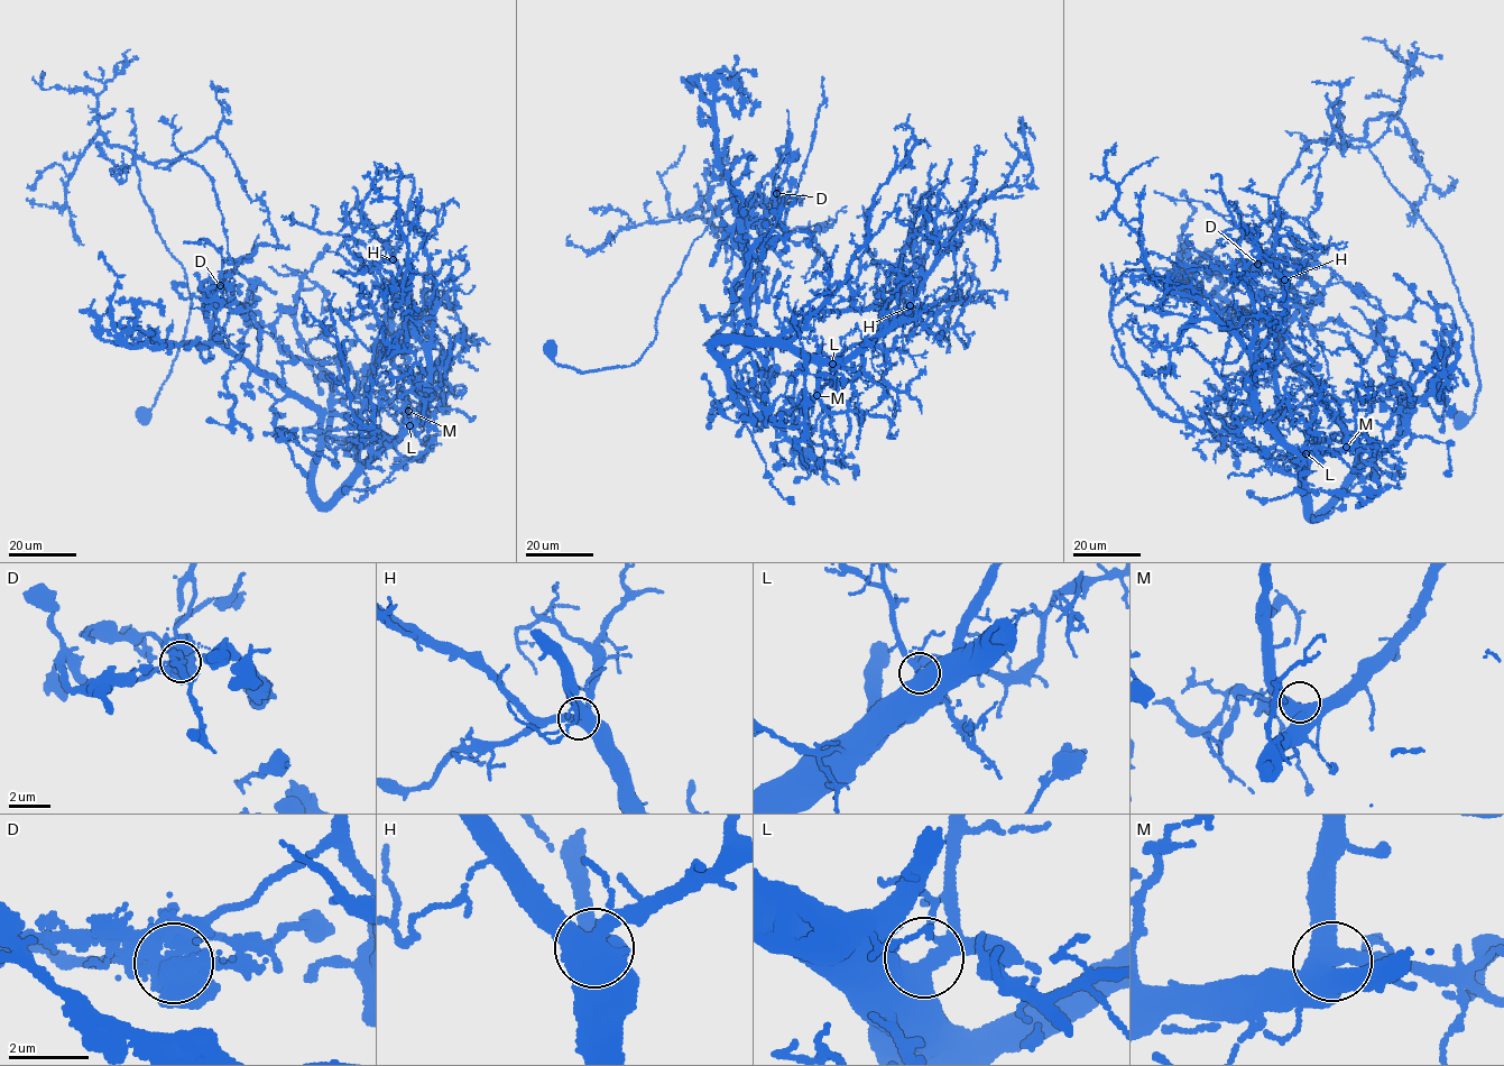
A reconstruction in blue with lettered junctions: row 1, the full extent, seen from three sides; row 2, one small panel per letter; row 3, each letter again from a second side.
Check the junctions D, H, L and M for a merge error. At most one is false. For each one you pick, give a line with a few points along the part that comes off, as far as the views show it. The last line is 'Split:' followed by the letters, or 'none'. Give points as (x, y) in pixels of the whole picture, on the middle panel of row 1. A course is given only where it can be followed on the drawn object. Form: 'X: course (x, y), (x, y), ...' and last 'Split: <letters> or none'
D: course (776, 193), (780, 203), (803, 198), (729, 205), (710, 220), (638, 360), (578, 371), (554, 361), (551, 340)
Split: D

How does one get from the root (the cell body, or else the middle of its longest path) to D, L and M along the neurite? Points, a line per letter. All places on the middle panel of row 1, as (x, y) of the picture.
D: (550, 350), (583, 373), (639, 359), (710, 221), (730, 207), (802, 198), (778, 204), (776, 193)
L: (550, 350), (583, 373), (639, 359), (711, 219), (801, 196), (729, 231), (747, 342), (711, 351), (832, 364)
M: (550, 350), (639, 359), (711, 219), (802, 196), (730, 229), (747, 342), (711, 351), (783, 346), (817, 395)

